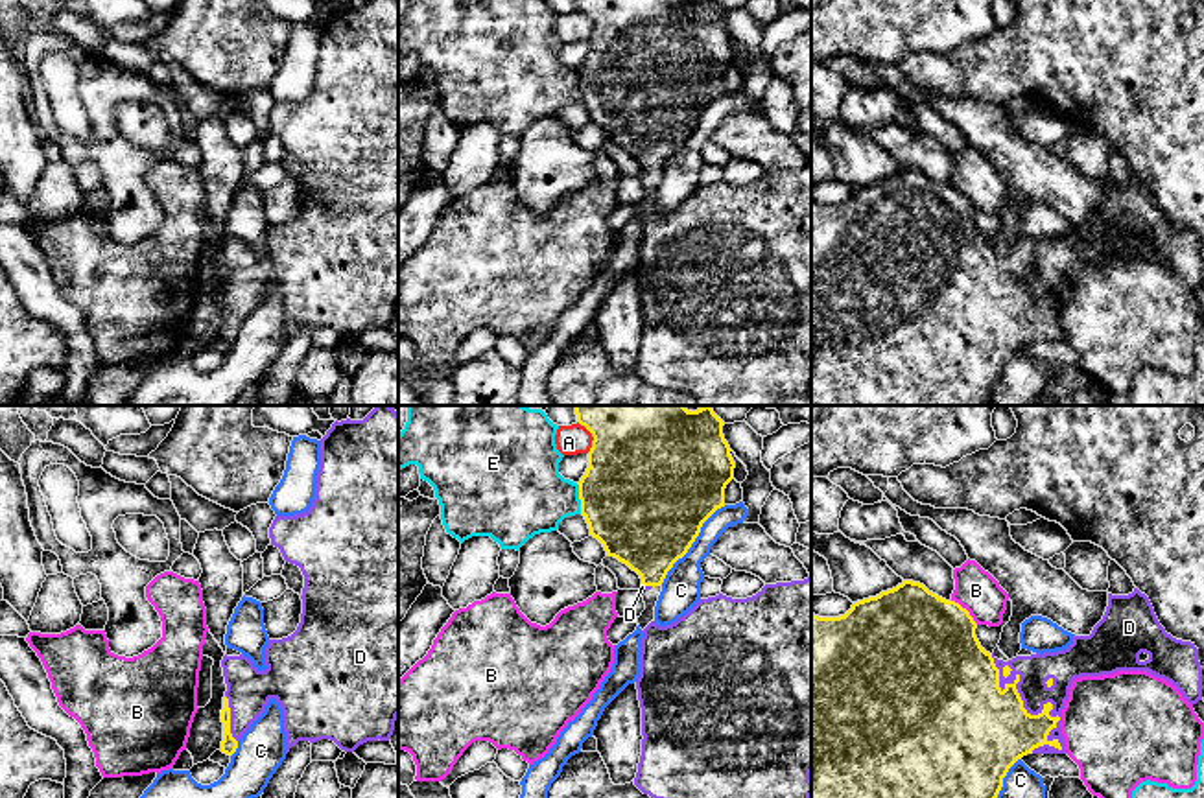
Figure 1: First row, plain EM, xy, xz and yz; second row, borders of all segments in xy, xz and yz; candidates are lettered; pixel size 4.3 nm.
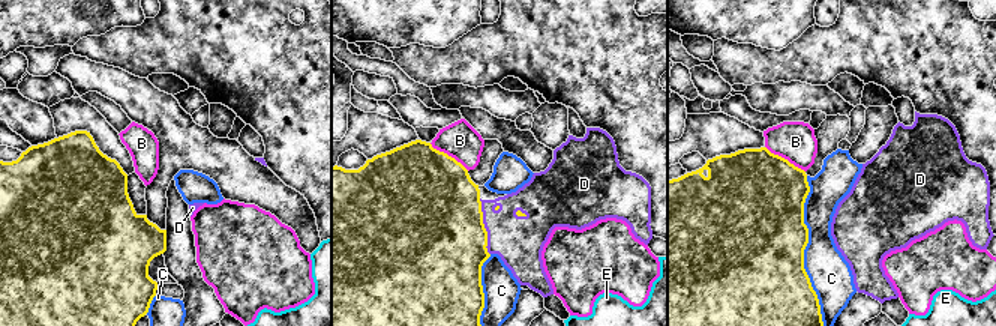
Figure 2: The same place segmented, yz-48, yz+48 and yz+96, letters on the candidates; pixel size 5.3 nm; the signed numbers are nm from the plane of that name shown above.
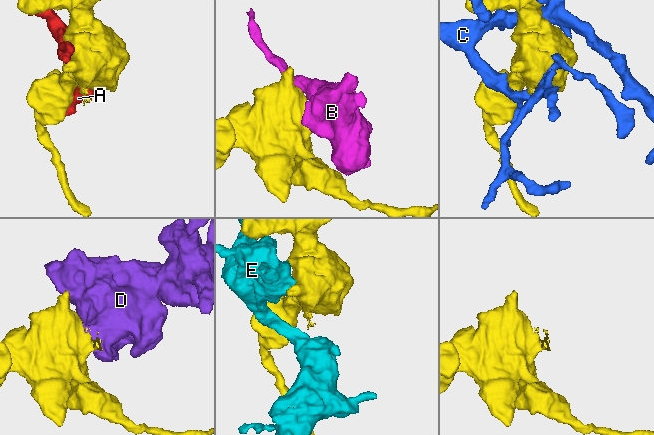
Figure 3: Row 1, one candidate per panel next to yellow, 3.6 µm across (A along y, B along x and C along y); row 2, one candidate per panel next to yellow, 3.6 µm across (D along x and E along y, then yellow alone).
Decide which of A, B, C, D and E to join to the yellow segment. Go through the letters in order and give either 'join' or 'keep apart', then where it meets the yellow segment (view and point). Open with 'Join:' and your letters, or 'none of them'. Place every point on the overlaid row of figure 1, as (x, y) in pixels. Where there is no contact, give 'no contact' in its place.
Join: D
A: keep apart | xz (592, 435)
B: keep apart | yz (967, 610)
C: keep apart | xz (694, 540)
D: join | yz (1033, 715)
E: keep apart | xz (579, 498)

